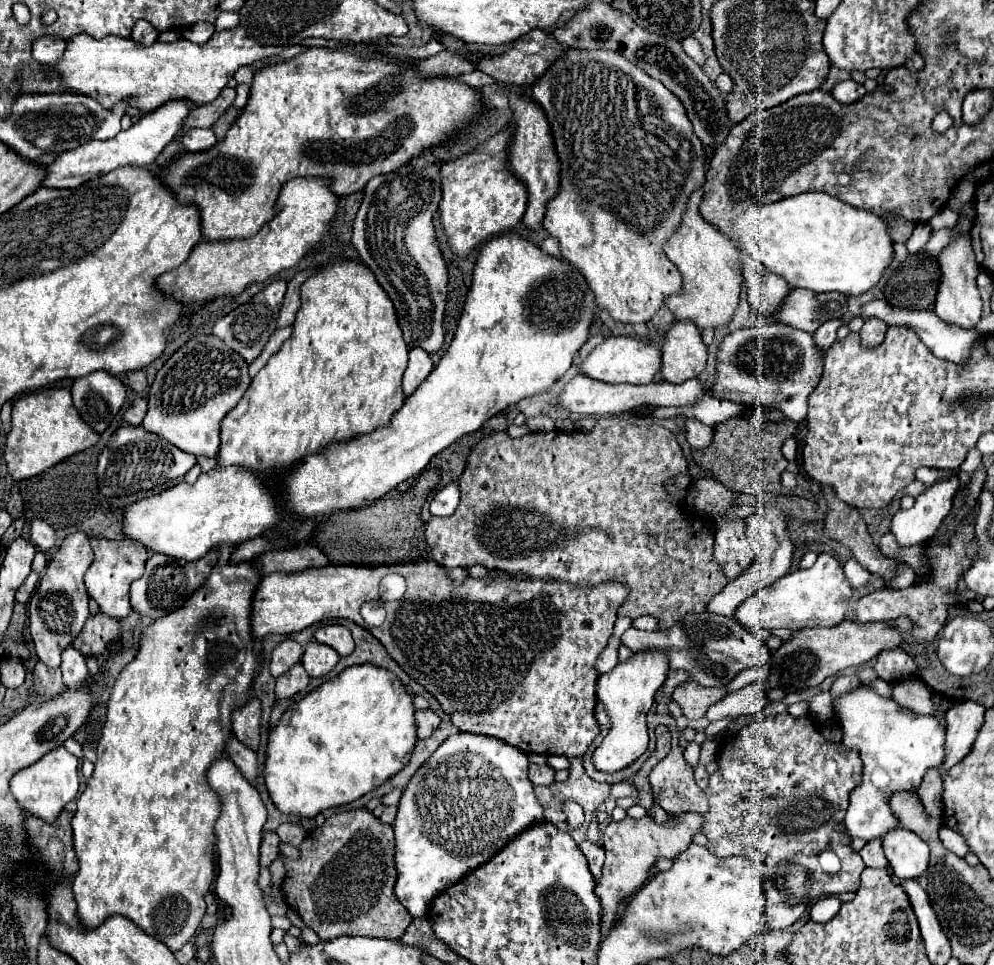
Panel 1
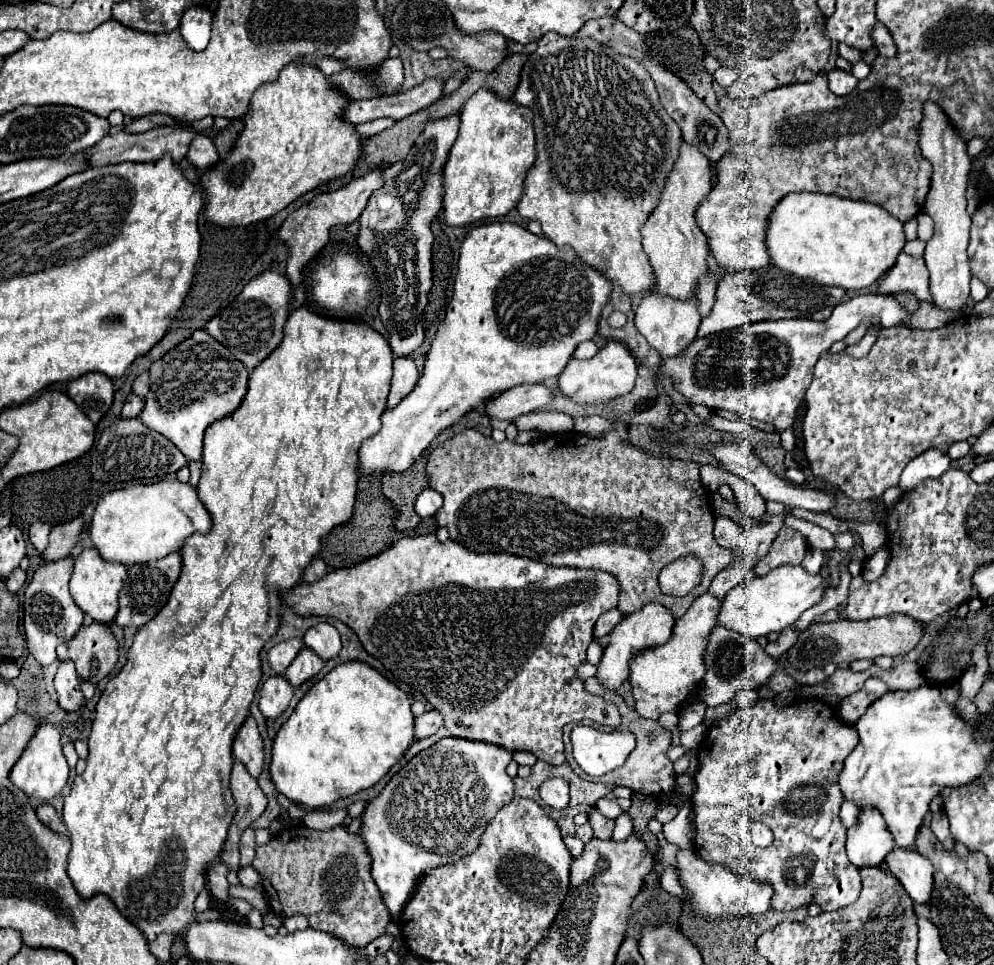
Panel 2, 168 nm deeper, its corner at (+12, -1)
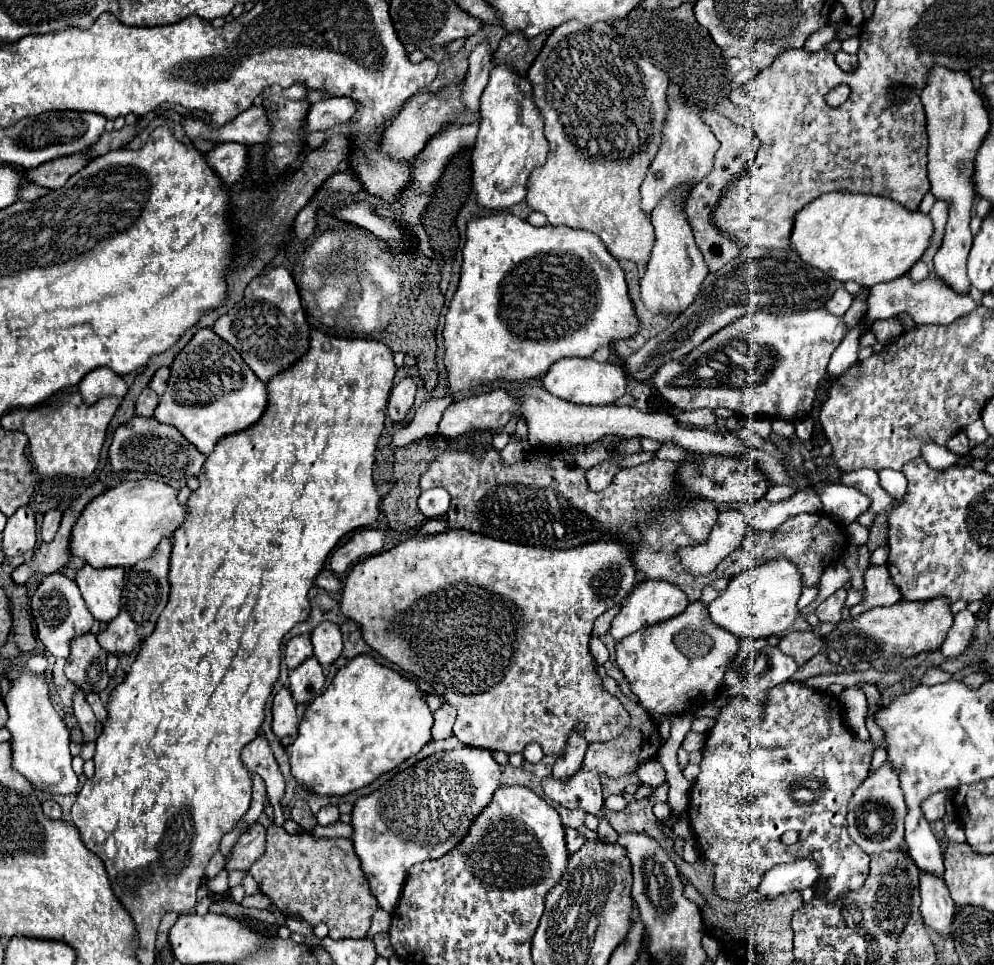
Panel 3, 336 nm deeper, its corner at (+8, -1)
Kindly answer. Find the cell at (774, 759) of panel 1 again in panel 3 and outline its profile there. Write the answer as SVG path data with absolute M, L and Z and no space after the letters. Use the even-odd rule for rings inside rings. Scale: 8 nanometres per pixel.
M784 682L784 684L774 686L772 690L768 690L766 700L762 702L762 710L758 710L758 704L754 704L752 700L744 700L742 696L730 698L728 704L722 708L720 716L716 718L714 728L708 732L706 746L702 750L700 774L696 778L696 784L690 790L690 806L688 806L688 818L690 818L690 824L692 824L694 836L696 836L698 844L700 844L700 850L702 850L702 854L708 860L714 862L714 886L716 886L716 890L724 898L736 900L736 898L752 892L758 886L758 880L764 876L764 872L770 870L772 866L788 864L788 862L796 862L796 860L804 860L804 858L816 862L816 866L818 866L820 876L818 876L818 880L814 884L814 892L818 892L820 886L824 886L824 890L820 890L820 894L816 894L816 898L820 898L822 902L832 904L832 902L844 898L848 892L860 890L864 886L866 876L868 876L868 862L870 862L870 858L864 856L864 854L860 854L860 850L856 850L856 844L848 838L848 832L846 832L846 814L848 814L848 802L850 802L854 790L866 778L872 752L874 752L874 744L860 740L850 730L850 726L846 724L846 718L844 718L844 706L842 706L842 702L836 696L828 694L828 692L826 692L826 702L824 702L824 692L808 690L800 682ZM786 830L798 830L798 842L796 844L786 846L786 844L780 842L780 836Z

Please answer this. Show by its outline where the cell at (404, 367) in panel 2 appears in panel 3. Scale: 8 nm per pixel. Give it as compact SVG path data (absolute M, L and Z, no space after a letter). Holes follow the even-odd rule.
M412 376L402 378L392 388L392 394L388 400L388 410L386 410L386 414L392 422L402 422L406 418L408 410L414 404L414 394L416 394L416 380Z

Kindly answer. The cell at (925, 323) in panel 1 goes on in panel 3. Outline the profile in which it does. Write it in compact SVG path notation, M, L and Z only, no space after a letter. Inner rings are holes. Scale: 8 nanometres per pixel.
M824 308L802 312L802 314L748 314L732 326L716 332L708 340L704 340L698 348L686 354L680 360L670 360L660 366L654 374L654 384L658 392L682 410L700 410L700 408L730 408L740 414L762 414L778 420L802 420L812 410L812 402L816 396L816 386L826 374L826 366L830 354L848 334L848 326L844 318L836 318L828 314Z

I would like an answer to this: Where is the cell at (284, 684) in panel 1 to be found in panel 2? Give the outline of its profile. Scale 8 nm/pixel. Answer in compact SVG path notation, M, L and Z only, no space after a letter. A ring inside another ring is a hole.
M272 676L262 684L260 690L260 712L268 720L276 720L284 714L292 700L292 686L284 676Z

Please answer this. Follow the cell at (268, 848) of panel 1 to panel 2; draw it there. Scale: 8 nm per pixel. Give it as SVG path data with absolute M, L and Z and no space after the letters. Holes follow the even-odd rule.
M246 828L240 836L240 866L250 866L252 860L254 860L254 848L256 848L256 842L254 842L254 830L252 828Z

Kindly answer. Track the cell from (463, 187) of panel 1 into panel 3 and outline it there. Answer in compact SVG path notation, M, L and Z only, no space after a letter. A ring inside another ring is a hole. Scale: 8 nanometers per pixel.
M508 66L490 72L488 86L480 96L480 130L470 158L470 180L476 204L492 210L506 210L524 200L526 182L534 168L544 166L548 142L544 138L544 118L532 100L532 86Z

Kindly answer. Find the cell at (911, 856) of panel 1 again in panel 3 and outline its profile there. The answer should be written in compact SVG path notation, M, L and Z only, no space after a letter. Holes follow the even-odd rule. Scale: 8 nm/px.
M920 870L920 898L920 914L924 918L924 924L942 936L948 936L956 910L946 882L934 874Z

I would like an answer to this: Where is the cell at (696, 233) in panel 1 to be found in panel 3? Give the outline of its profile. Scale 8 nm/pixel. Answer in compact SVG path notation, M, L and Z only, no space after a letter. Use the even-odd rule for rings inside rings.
M668 98L668 104L670 104L670 112L666 118L660 152L656 154L656 158L648 170L648 176L642 182L640 210L648 216L668 194L672 194L672 192L686 194L696 184L700 184L712 172L714 154L718 150L716 136L708 130L708 126L700 120L700 116L694 110L684 106L684 102L680 102L680 100Z

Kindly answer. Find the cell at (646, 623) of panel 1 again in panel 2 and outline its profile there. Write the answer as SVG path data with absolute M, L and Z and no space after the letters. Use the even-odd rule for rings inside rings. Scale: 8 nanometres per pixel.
M612 608L612 610L604 612L604 614L598 618L596 626L594 626L594 636L596 636L596 638L602 638L604 634L610 634L610 632L612 632L612 628L614 628L620 620L622 620L622 616L618 614L618 610L616 610L616 608Z

